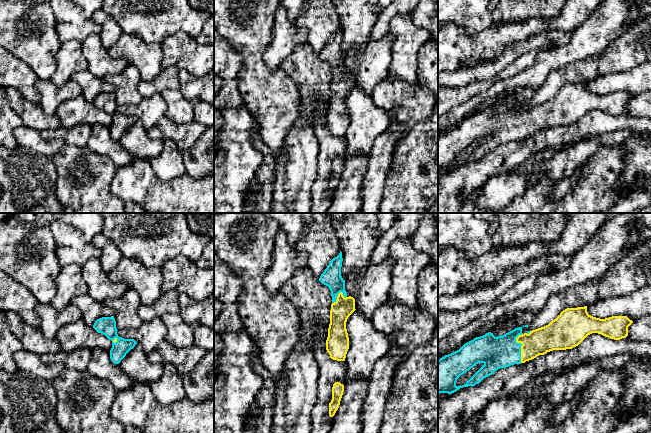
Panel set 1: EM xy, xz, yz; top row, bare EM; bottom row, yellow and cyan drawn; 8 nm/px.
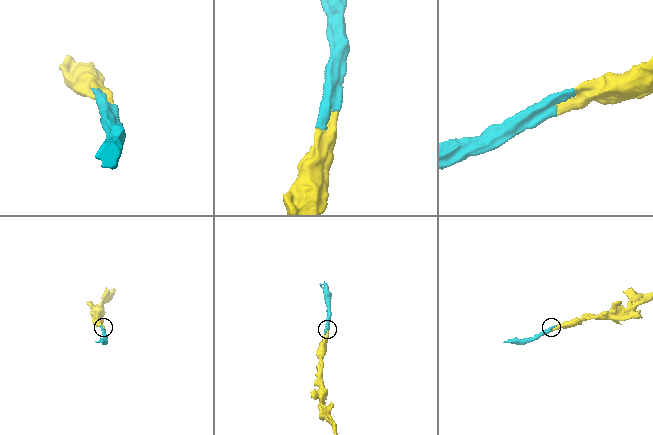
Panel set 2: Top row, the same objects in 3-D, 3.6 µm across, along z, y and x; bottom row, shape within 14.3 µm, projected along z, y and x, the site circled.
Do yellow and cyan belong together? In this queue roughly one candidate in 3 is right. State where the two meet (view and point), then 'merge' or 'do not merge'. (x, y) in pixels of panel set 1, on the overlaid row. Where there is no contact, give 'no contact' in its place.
meets yellow in yz at (521, 346); merge

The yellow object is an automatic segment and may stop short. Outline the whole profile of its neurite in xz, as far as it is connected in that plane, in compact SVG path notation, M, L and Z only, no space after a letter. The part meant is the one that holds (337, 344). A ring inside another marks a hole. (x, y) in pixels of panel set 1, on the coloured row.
M340 251L319 278L319 281L328 286L331 291L332 304L326 350L330 358L337 361L345 361L349 349L346 322L356 310L355 299L351 296L348 297L345 290L345 280L341 276L342 261L342 252Z

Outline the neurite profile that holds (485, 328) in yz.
M485 323L483 324L476 332L476 337L480 337L488 333L493 327L495 326L494 323Z

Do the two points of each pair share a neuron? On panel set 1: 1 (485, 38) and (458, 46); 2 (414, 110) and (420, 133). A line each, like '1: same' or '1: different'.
1: same
2: different

